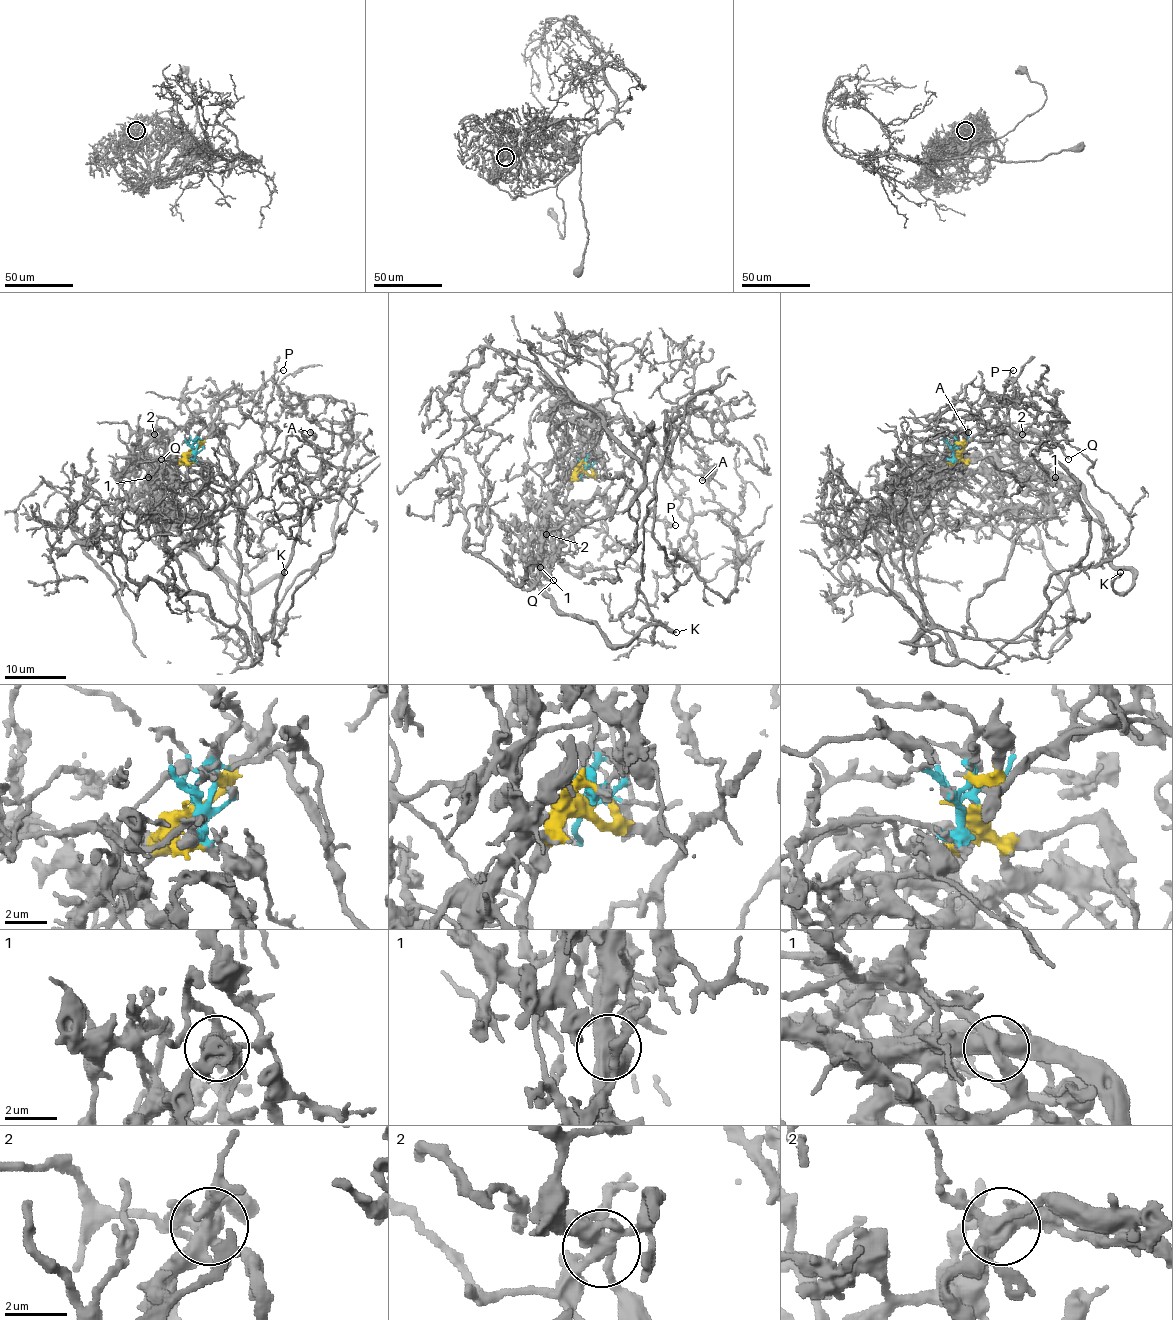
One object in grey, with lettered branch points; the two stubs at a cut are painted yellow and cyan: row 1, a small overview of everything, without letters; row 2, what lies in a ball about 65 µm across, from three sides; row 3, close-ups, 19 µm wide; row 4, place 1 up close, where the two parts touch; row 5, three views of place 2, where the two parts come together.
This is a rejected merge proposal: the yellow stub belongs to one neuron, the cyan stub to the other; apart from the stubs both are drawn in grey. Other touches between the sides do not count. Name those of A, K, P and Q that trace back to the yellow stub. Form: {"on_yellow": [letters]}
{"on_yellow": ["K", "Q"]}

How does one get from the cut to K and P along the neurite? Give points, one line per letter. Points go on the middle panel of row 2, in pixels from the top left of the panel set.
K: (583, 469), (558, 489), (547, 517), (540, 586), (612, 644), (647, 624), (677, 632)
P: (583, 469), (586, 426), (624, 415), (610, 422), (623, 466), (603, 543), (621, 548), (647, 517), (675, 525)

